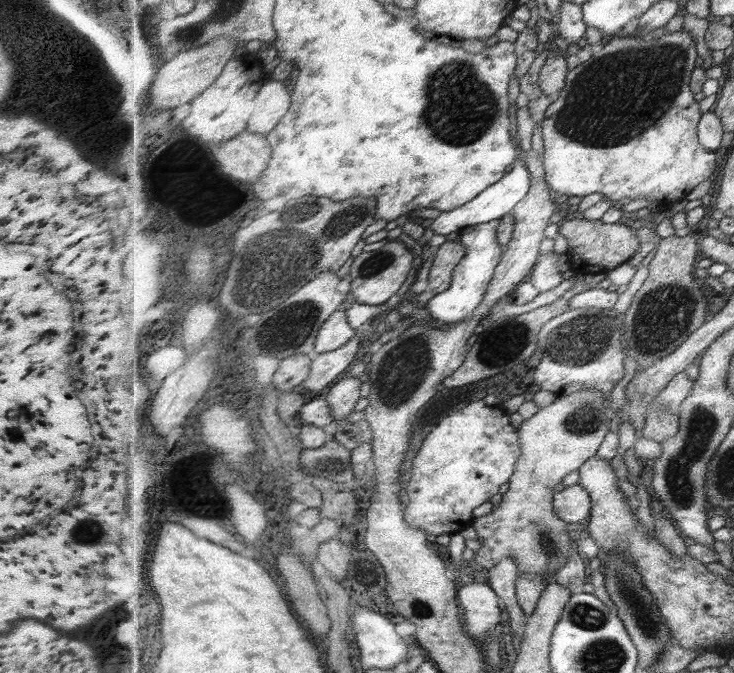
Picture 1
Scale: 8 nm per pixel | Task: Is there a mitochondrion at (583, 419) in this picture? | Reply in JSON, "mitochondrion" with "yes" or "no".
{"mitochondrion":"yes"}

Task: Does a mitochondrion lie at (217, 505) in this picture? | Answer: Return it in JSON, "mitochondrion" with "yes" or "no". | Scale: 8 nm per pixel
{"mitochondrion":"no"}

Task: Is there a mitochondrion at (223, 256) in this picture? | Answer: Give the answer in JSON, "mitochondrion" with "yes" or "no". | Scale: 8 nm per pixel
{"mitochondrion":"yes"}

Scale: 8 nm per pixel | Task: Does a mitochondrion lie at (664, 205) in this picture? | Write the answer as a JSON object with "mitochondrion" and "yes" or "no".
{"mitochondrion":"no"}

